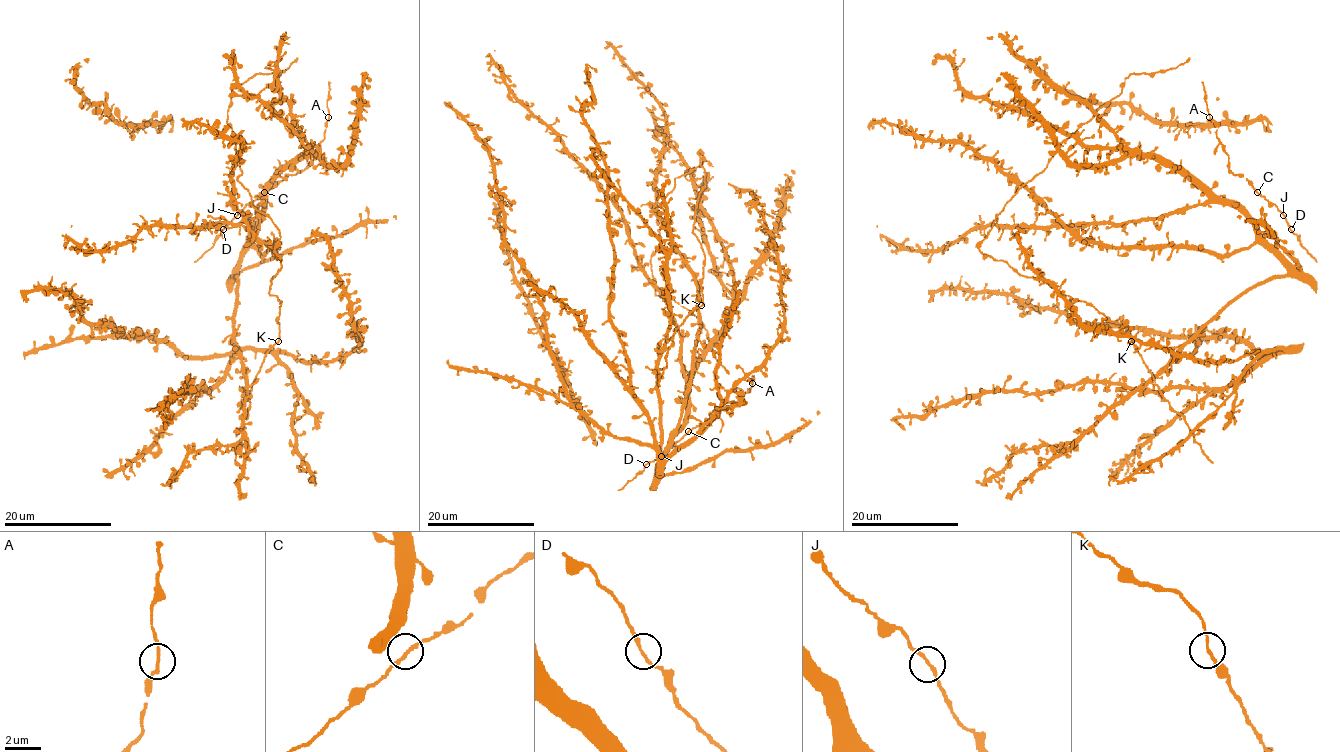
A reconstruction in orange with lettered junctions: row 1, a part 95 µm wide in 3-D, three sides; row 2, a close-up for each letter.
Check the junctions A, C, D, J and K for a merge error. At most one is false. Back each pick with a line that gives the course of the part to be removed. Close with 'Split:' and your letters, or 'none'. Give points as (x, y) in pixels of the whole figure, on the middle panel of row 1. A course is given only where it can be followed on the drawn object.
Split: none

